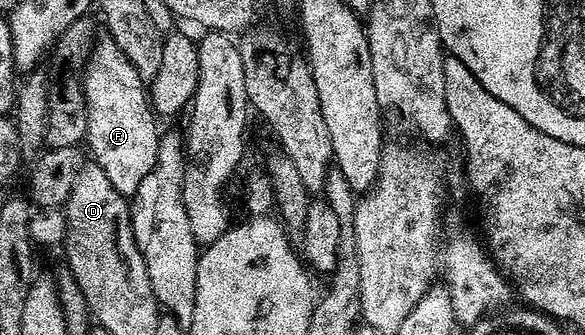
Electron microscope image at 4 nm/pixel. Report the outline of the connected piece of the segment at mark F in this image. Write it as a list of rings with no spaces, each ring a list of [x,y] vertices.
[[[108,37],[95,44],[82,84],[84,98],[87,99],[86,143],[92,149],[93,160],[106,173],[115,190],[124,196],[131,197],[136,193],[139,183],[142,183],[146,175],[155,167],[160,142],[160,127],[156,125],[158,119],[149,101],[146,83],[130,59]]]

